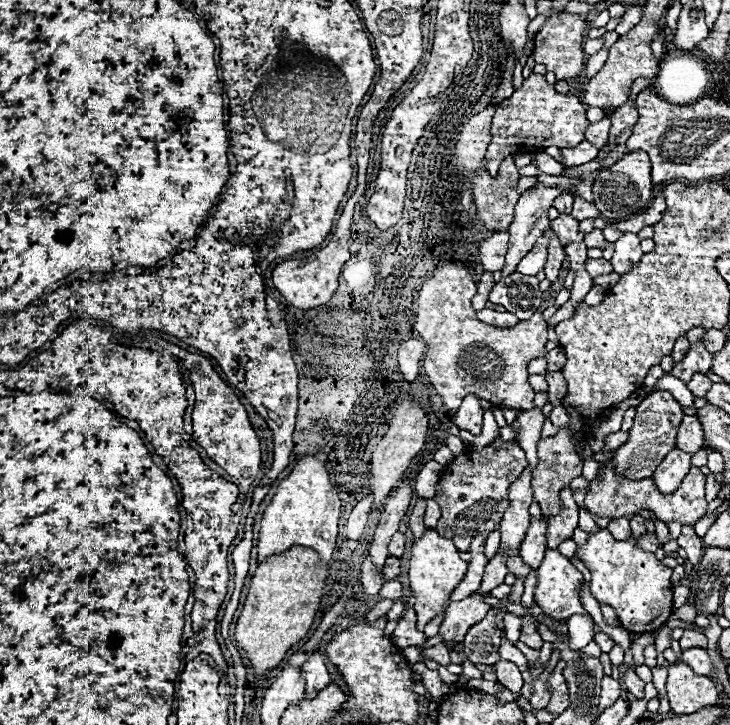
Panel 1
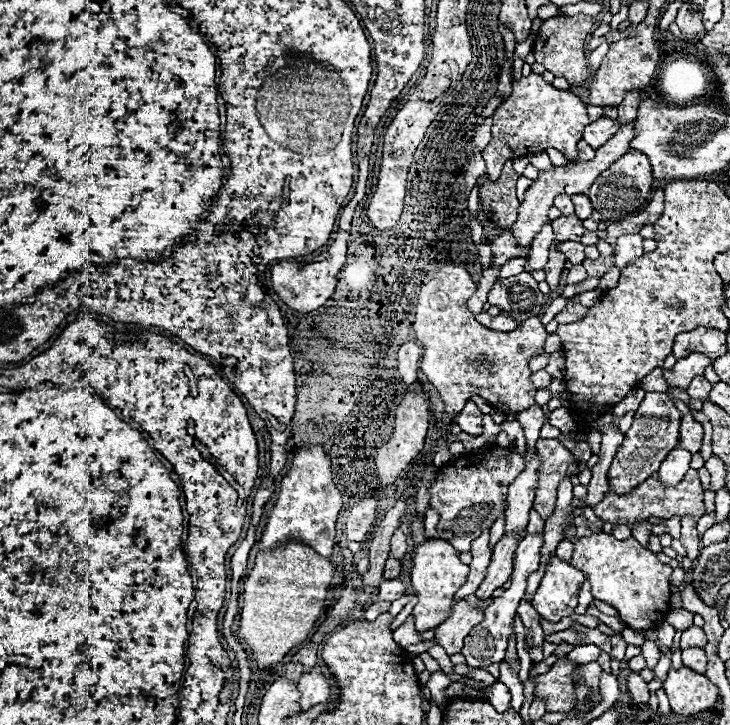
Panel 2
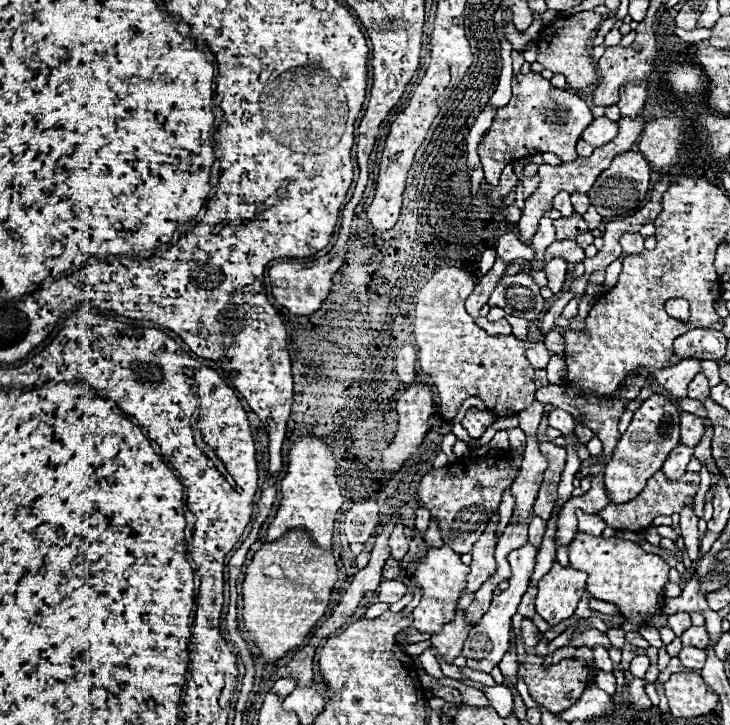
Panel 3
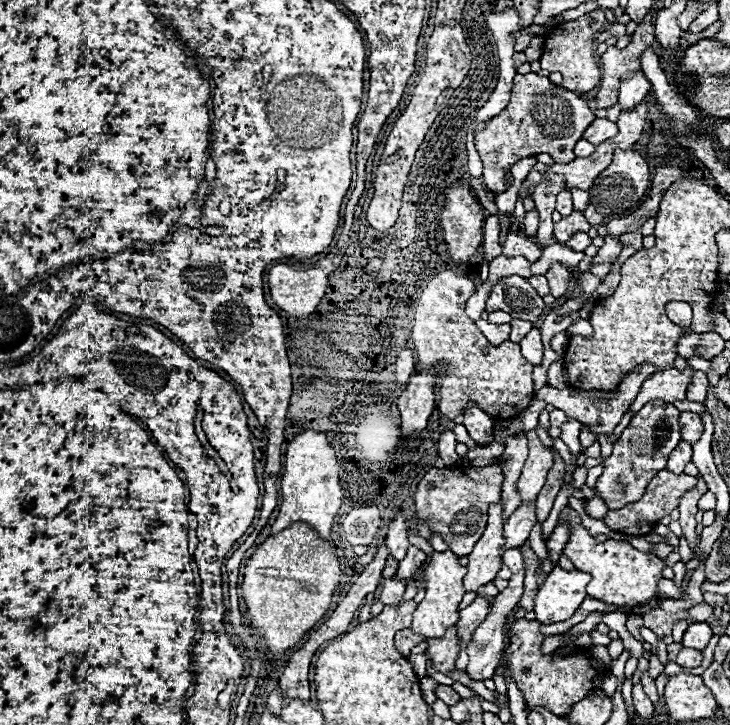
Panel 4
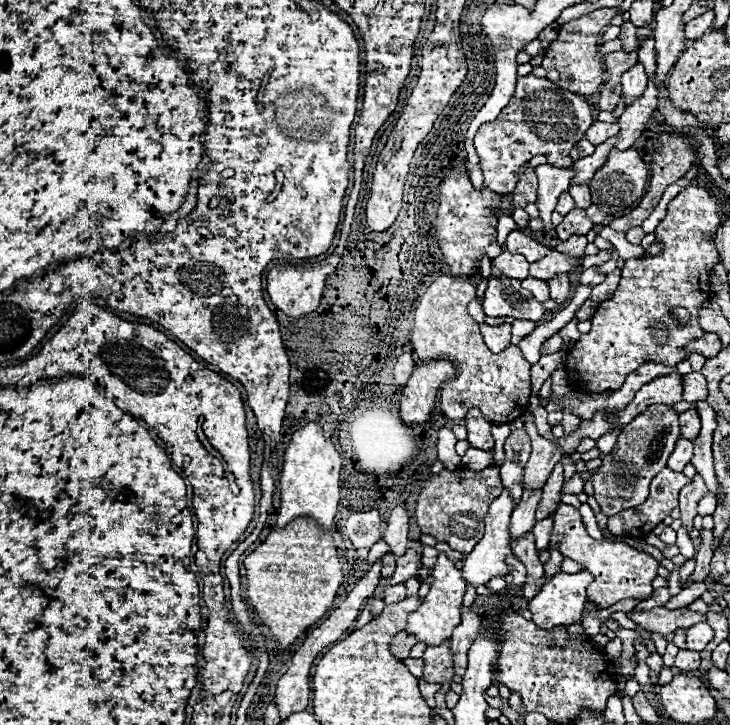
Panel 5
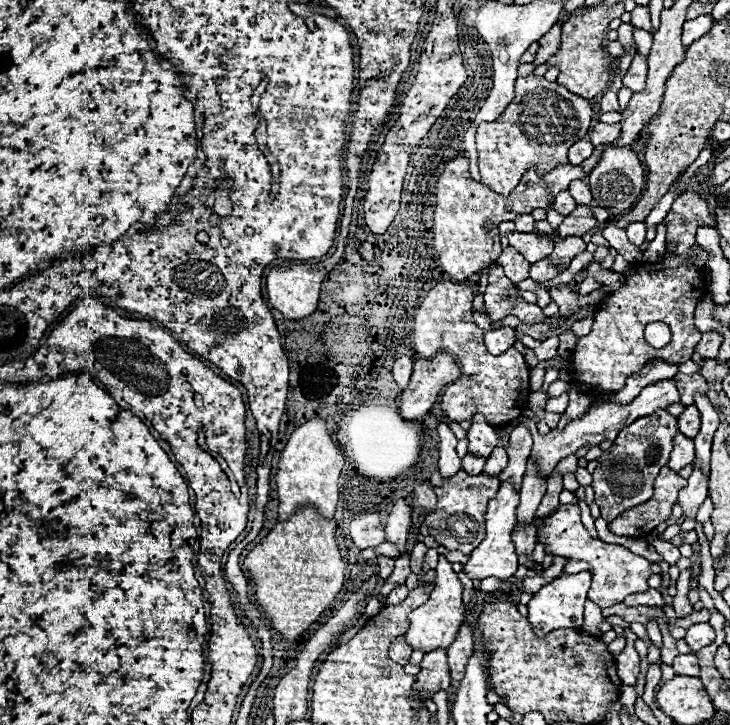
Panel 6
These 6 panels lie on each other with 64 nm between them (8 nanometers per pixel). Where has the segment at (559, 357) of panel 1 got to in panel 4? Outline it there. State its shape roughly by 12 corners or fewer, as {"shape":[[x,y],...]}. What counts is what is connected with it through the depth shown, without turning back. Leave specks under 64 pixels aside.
{"shape":[[564,364],[548,368],[548,384],[564,390],[566,382]]}

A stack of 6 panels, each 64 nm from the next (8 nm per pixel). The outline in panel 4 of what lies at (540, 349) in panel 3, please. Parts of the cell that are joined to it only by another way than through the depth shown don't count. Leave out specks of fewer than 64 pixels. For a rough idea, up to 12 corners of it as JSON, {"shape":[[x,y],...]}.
{"shape":[[540,328],[520,342],[522,354],[534,366],[542,362]]}

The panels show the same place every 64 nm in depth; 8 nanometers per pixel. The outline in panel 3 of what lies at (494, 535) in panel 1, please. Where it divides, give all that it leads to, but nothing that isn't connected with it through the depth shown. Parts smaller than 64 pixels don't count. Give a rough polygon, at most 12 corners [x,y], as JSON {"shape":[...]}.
{"shape":[[510,488],[502,494],[498,536],[514,512],[514,496]]}

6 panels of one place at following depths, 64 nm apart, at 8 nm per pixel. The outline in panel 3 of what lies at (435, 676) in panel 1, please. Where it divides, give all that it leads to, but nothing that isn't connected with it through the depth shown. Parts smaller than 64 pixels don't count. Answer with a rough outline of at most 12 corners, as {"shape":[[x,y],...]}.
{"shape":[[450,678],[438,680],[444,686],[458,688],[466,706],[488,708],[490,702],[484,692],[464,686]]}

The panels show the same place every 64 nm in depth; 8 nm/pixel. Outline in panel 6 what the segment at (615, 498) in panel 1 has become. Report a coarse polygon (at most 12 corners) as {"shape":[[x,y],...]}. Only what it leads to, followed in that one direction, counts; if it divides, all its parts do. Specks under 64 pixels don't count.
{"shape":[[664,466],[654,496],[608,524],[616,536],[644,538],[672,518],[686,480]]}

